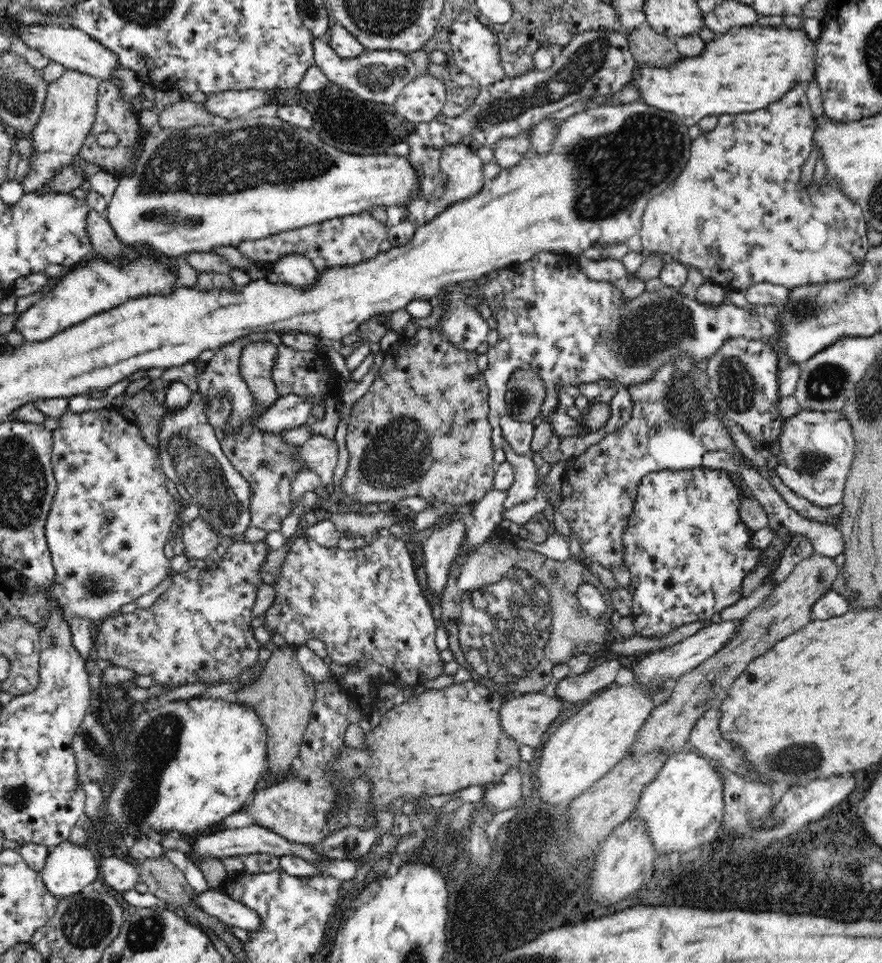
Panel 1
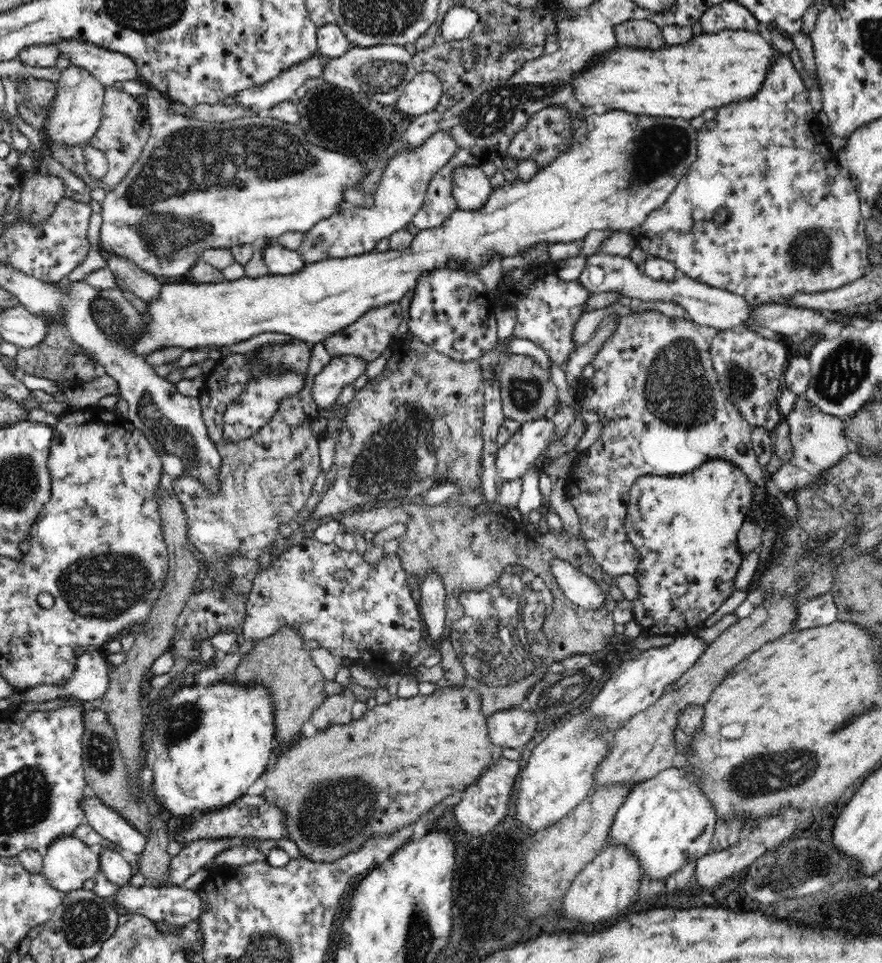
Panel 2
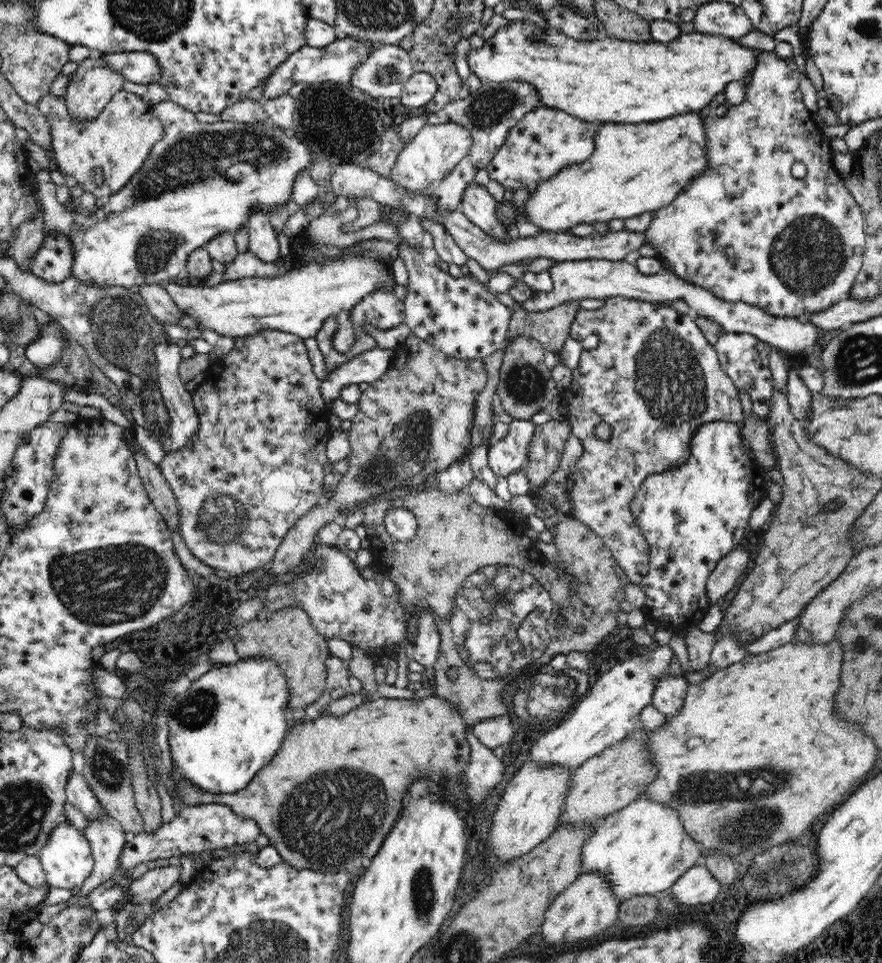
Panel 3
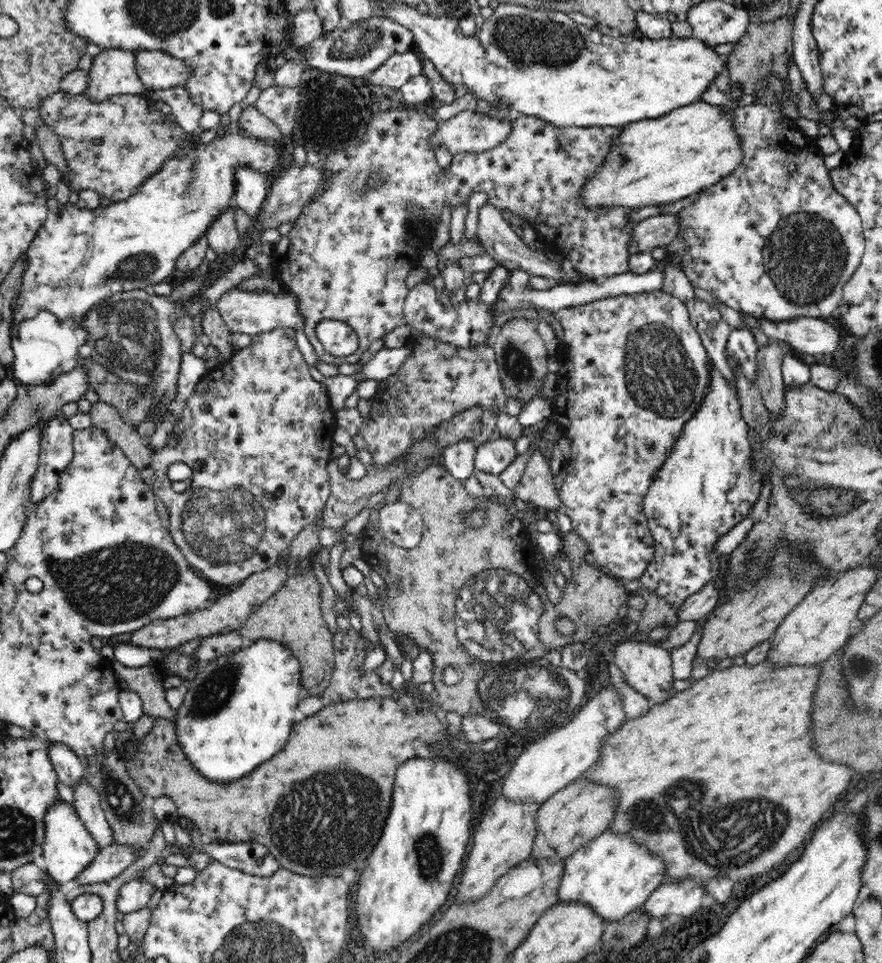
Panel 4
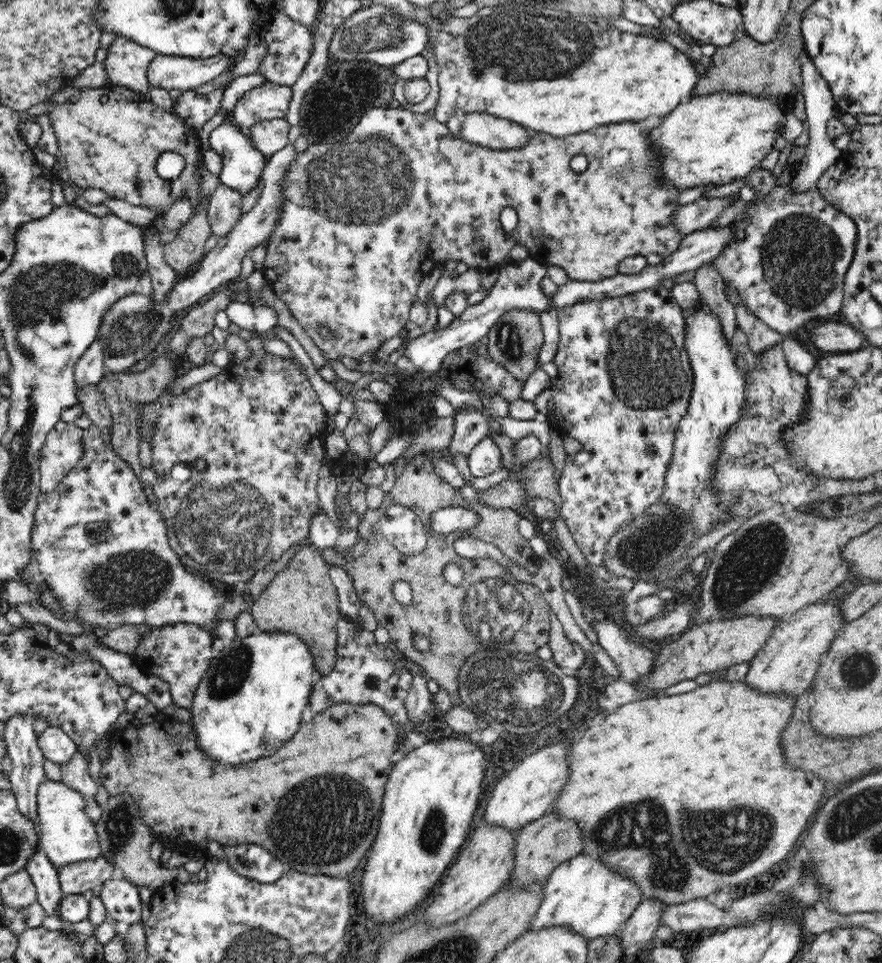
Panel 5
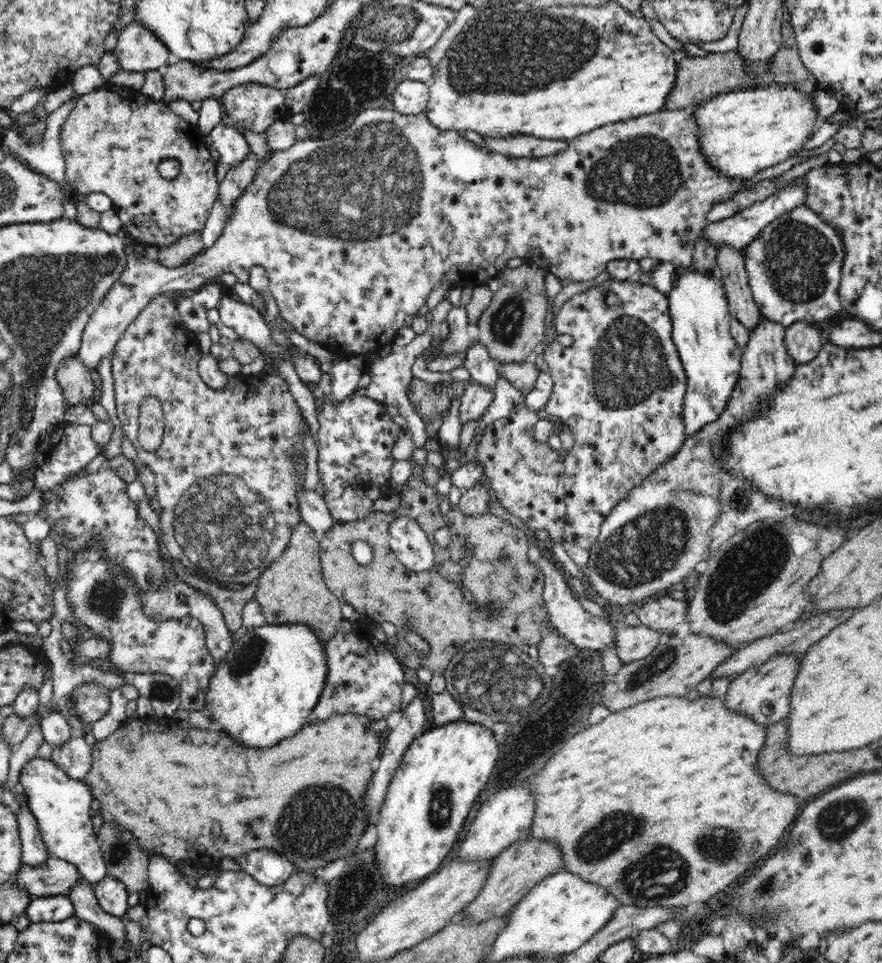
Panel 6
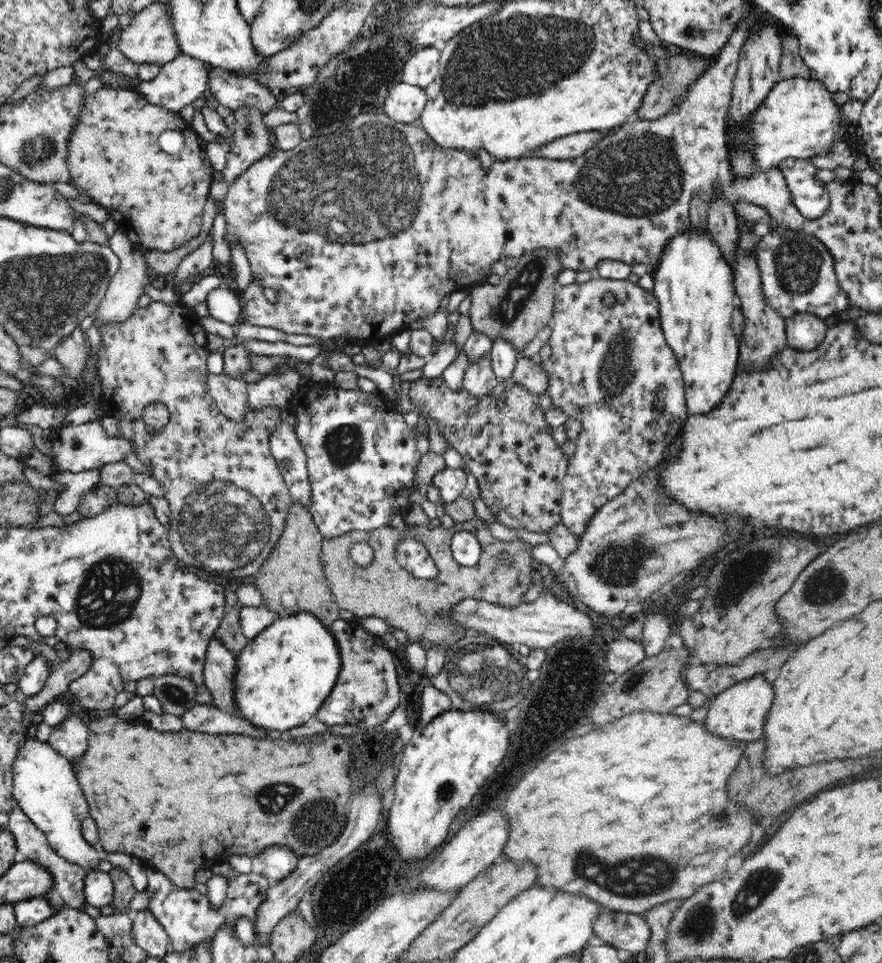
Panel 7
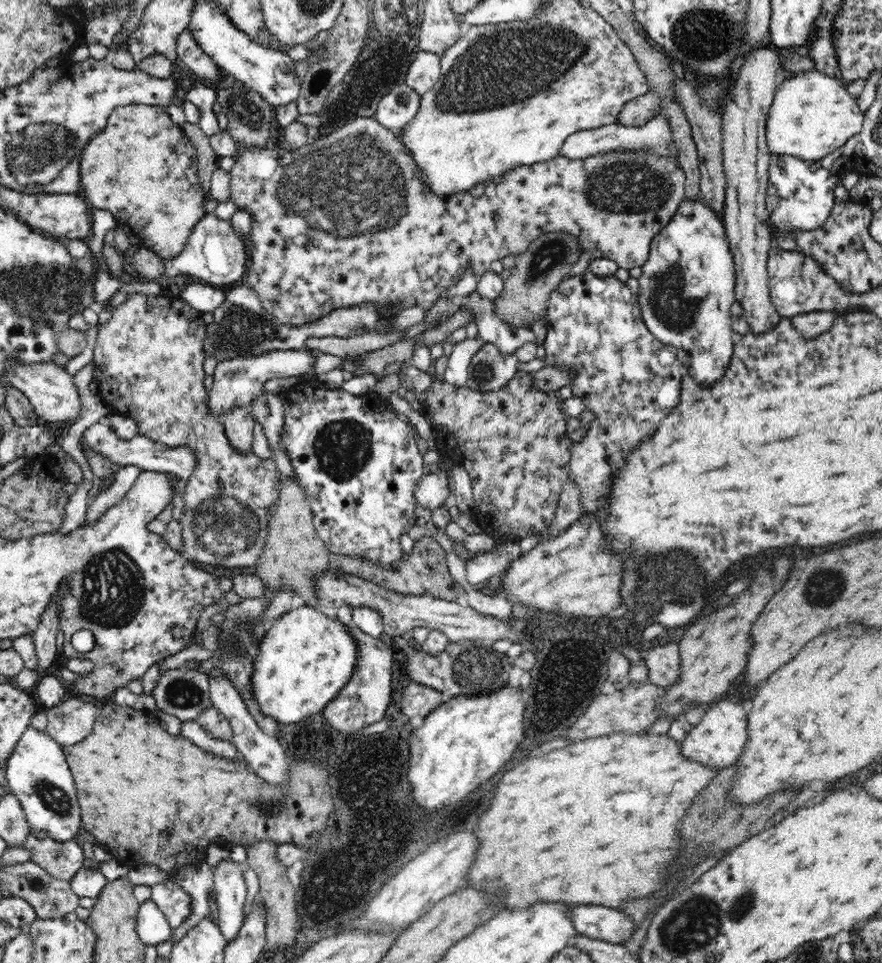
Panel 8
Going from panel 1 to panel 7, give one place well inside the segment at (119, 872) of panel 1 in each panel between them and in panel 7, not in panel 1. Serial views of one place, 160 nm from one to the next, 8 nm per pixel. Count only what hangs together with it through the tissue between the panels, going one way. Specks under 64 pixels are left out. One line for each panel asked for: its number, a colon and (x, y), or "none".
2: (117, 867)
3: (106, 837)
4: (87, 800)
5: (74, 772)
6: (74, 756)
7: (70, 738)

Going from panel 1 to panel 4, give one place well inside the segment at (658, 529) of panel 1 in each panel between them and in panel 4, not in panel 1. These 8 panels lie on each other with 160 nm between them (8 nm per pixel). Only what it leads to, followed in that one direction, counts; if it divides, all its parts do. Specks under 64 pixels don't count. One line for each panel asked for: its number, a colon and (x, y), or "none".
2: (685, 527)
3: (692, 516)
4: (706, 486)

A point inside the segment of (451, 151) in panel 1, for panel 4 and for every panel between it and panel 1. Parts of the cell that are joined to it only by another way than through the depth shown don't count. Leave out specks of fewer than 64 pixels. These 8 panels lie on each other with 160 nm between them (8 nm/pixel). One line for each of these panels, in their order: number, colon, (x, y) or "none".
2: (471, 189)
3: (477, 204)
4: (497, 237)

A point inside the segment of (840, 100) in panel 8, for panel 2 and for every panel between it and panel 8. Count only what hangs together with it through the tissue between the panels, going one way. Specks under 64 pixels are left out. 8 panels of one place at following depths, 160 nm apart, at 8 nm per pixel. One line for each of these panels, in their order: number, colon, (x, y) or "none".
2: (620, 167)
3: (635, 168)
4: (694, 147)
5: (716, 139)
6: (744, 132)
7: (800, 119)

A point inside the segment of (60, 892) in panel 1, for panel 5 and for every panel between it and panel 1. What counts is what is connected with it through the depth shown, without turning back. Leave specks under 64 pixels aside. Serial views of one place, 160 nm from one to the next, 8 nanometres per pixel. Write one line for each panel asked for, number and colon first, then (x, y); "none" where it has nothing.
2: (68, 862)
3: (67, 858)
4: (68, 846)
5: (66, 833)

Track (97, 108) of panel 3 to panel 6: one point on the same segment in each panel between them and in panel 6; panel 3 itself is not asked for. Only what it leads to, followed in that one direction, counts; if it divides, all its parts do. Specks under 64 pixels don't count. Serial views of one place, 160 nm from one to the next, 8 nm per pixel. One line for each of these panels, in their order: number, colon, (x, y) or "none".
4: (114, 71)
5: (127, 64)
6: (138, 49)

